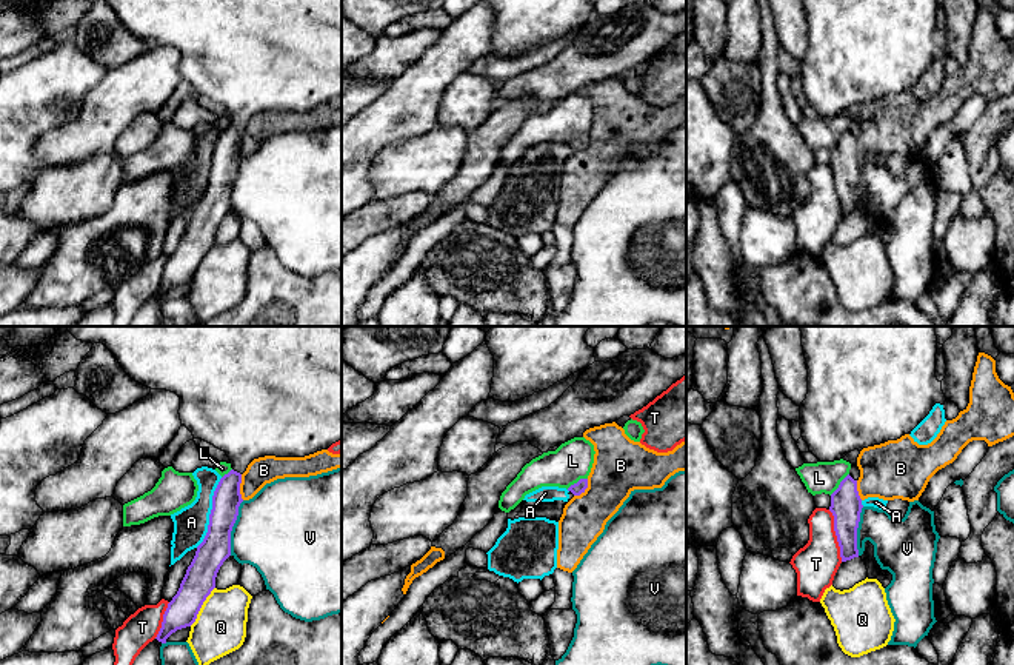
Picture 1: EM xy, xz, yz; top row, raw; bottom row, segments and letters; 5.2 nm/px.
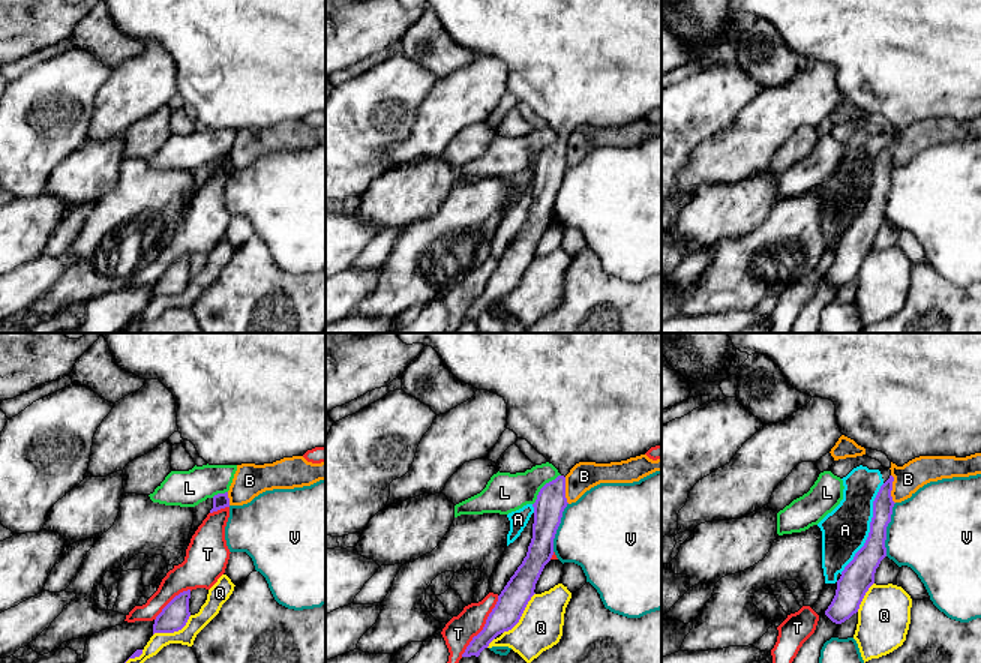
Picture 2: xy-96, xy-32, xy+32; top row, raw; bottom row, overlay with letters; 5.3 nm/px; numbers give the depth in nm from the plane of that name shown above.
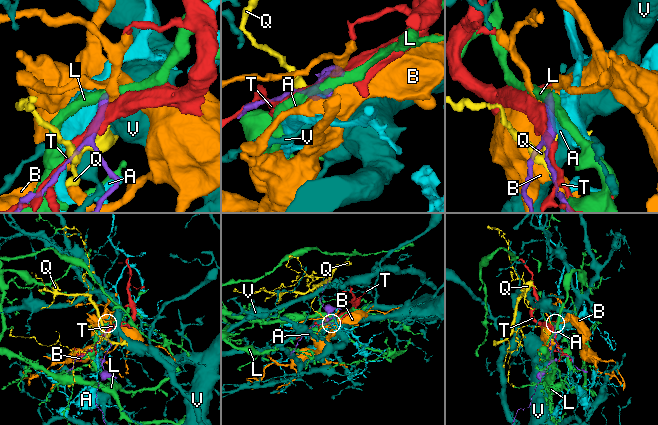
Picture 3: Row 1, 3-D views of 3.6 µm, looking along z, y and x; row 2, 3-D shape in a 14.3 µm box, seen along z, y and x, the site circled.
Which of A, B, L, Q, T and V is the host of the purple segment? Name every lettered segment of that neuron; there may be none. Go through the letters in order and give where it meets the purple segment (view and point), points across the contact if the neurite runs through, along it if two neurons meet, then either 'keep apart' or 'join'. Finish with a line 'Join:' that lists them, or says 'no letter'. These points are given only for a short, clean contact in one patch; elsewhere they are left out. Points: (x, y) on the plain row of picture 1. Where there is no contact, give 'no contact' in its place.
A: xy (211, 168) | keep apart
B: xy (239, 142) | along xy (240, 130), (240, 151), (243, 154) | keep apart
L: yz (840, 139) | keep apart
Q: xy (200, 262) | keep apart
T: yz (836, 190) | keep apart
V: xy (231, 183) | keep apart
Join: no letter

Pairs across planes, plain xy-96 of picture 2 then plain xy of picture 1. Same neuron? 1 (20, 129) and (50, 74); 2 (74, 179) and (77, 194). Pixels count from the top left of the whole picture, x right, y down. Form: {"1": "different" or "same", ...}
{"1": "same", "2": "same"}

